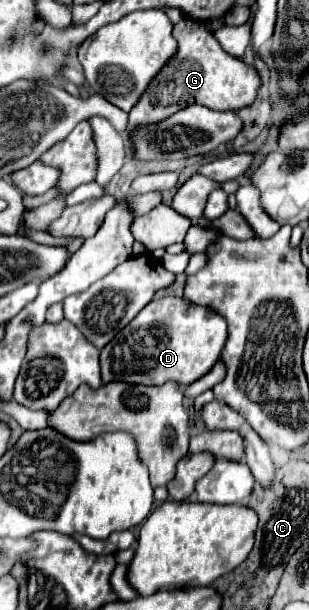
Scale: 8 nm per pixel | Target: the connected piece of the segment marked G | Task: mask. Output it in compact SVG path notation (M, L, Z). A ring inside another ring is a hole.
M185 18L179 24L175 24L173 36L179 42L179 50L167 62L167 66L157 74L157 78L149 84L147 92L129 112L129 128L127 128L129 132L133 132L137 126L147 126L167 120L171 118L171 114L177 114L179 110L191 104L201 104L211 110L223 112L223 110L241 110L245 106L251 106L251 102L255 102L257 98L261 86L257 70L247 62L227 54L205 24Z

